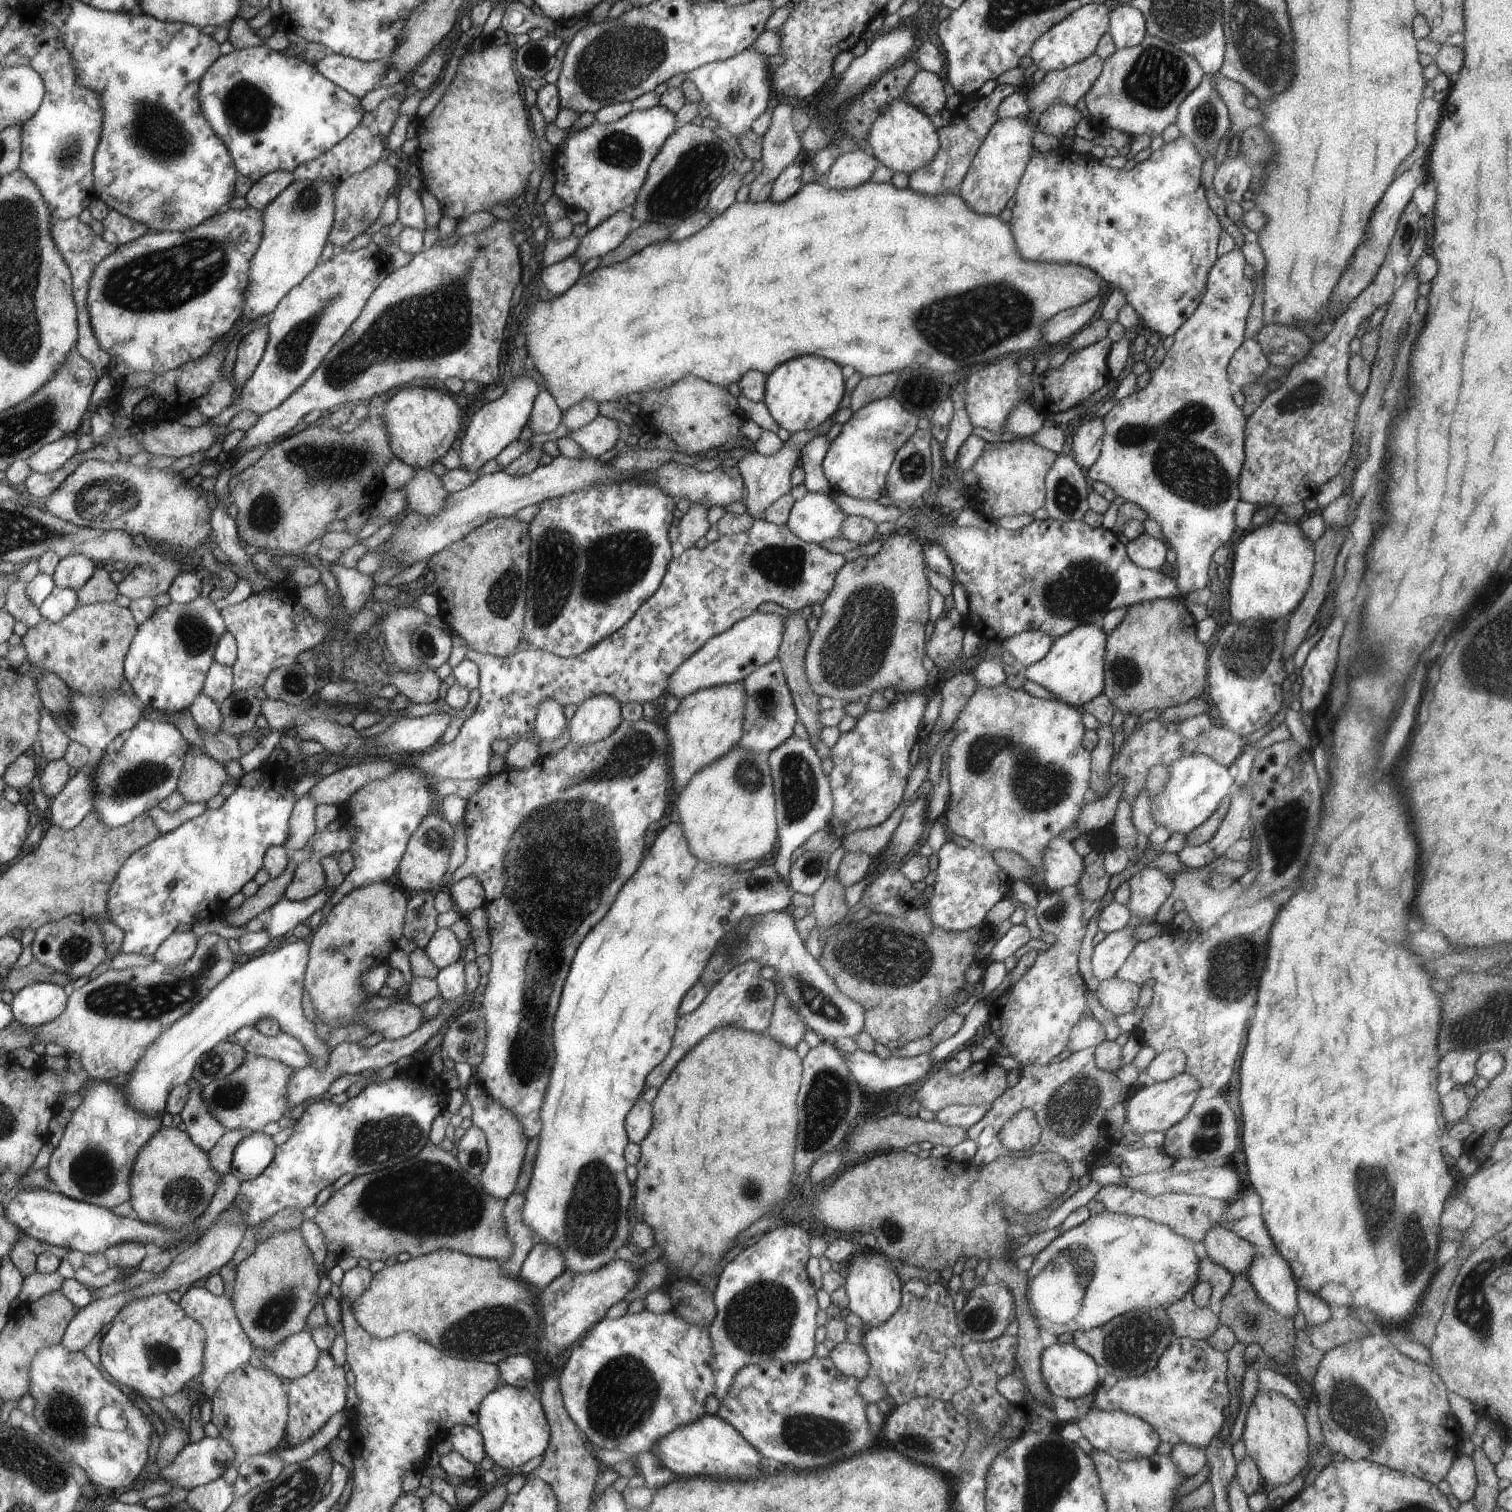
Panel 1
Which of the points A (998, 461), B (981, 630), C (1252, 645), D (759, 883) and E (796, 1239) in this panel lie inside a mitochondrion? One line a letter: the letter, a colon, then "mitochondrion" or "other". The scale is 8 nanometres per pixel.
A: other
B: other
C: mitochondrion
D: other
E: other

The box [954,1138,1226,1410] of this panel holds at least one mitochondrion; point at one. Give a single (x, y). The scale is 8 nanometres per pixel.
(1133, 1342)

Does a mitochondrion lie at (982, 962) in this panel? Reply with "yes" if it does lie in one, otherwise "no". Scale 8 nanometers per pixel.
no

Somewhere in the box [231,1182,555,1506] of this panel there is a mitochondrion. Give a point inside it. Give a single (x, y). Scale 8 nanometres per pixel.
(487, 1330)

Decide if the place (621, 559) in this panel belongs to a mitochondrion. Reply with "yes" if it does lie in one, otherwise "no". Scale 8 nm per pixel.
yes

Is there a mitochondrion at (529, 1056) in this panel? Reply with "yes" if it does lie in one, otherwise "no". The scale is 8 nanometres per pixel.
yes

